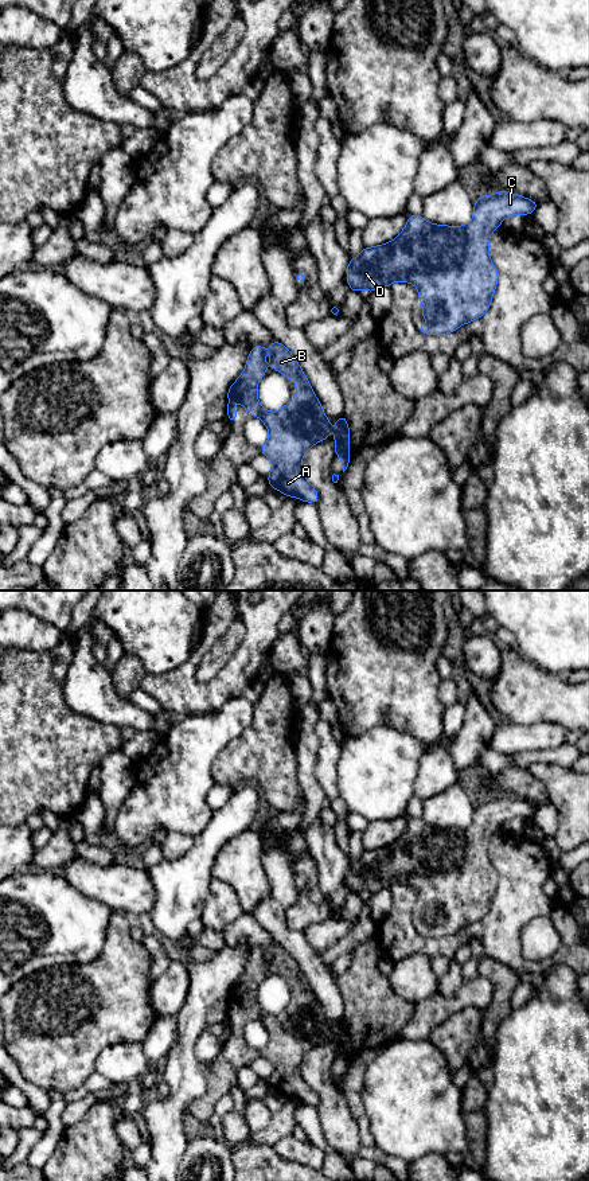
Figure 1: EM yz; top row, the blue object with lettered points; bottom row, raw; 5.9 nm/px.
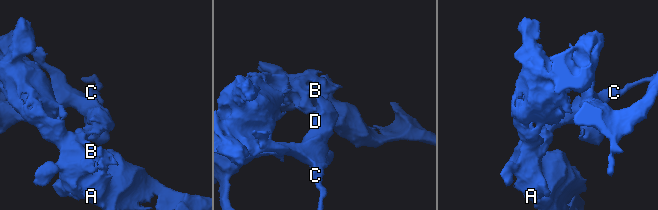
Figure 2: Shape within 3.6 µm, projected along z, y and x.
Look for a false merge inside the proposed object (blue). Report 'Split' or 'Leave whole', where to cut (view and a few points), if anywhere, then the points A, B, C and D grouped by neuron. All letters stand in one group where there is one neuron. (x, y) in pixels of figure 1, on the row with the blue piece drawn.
Split. Split along yz (331, 308), (339, 312). Groups: A B / C D

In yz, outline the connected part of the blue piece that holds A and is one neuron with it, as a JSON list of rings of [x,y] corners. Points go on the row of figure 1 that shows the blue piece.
[[[277,340],[272,342],[269,348],[272,369],[282,373],[288,381],[296,379],[294,401],[289,399],[276,413],[261,406],[257,386],[268,367],[264,365],[265,346],[256,346],[250,350],[243,373],[227,390],[227,418],[230,424],[237,421],[235,401],[242,402],[247,413],[261,418],[269,430],[269,440],[260,452],[273,464],[268,476],[269,486],[286,496],[316,503],[319,492],[304,478],[300,464],[311,447],[329,436],[331,424],[290,351]]]

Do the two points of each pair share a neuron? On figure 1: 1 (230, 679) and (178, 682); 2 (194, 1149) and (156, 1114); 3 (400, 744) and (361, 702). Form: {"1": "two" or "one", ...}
{"1": "one", "2": "two", "3": "two"}

